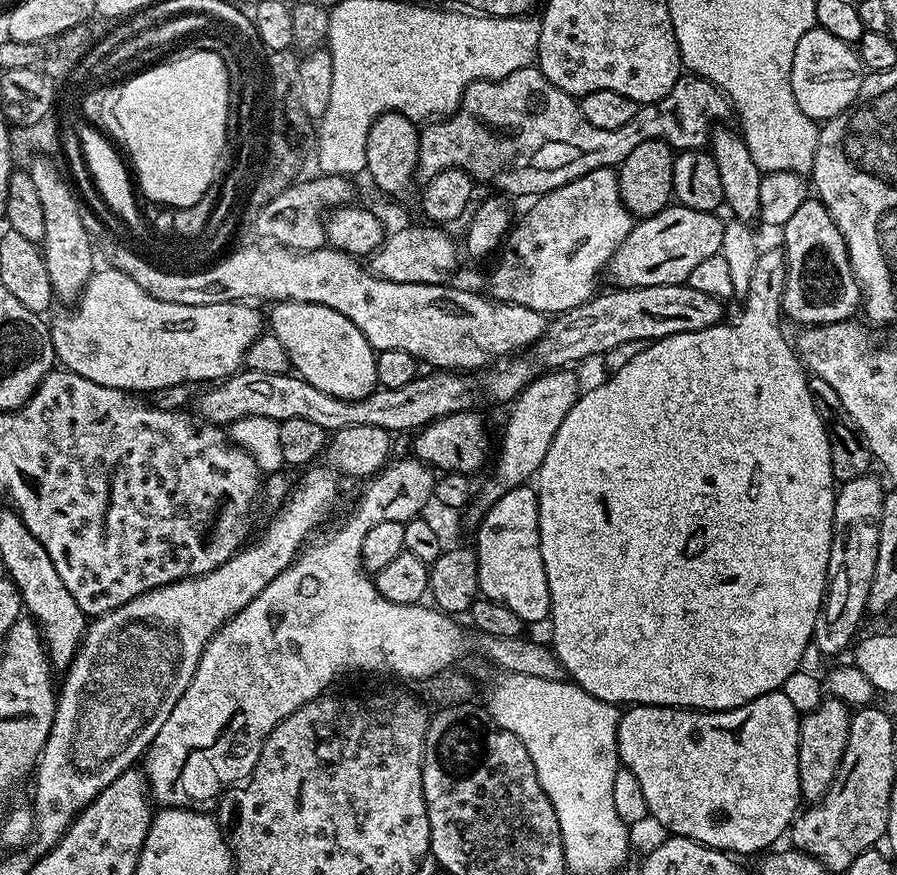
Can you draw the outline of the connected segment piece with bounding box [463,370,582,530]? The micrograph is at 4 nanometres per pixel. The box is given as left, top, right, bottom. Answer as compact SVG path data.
M548 370L537 375L521 390L516 399L511 401L507 409L508 421L504 424L504 438L500 442L500 457L491 465L492 473L484 480L484 485L473 495L464 520L472 530L480 527L480 520L510 490L528 484L539 473L542 462L546 462L546 450L550 450L550 442L554 442L554 434L558 434L558 426L570 414L570 406L579 398L582 385L576 381L572 370Z

